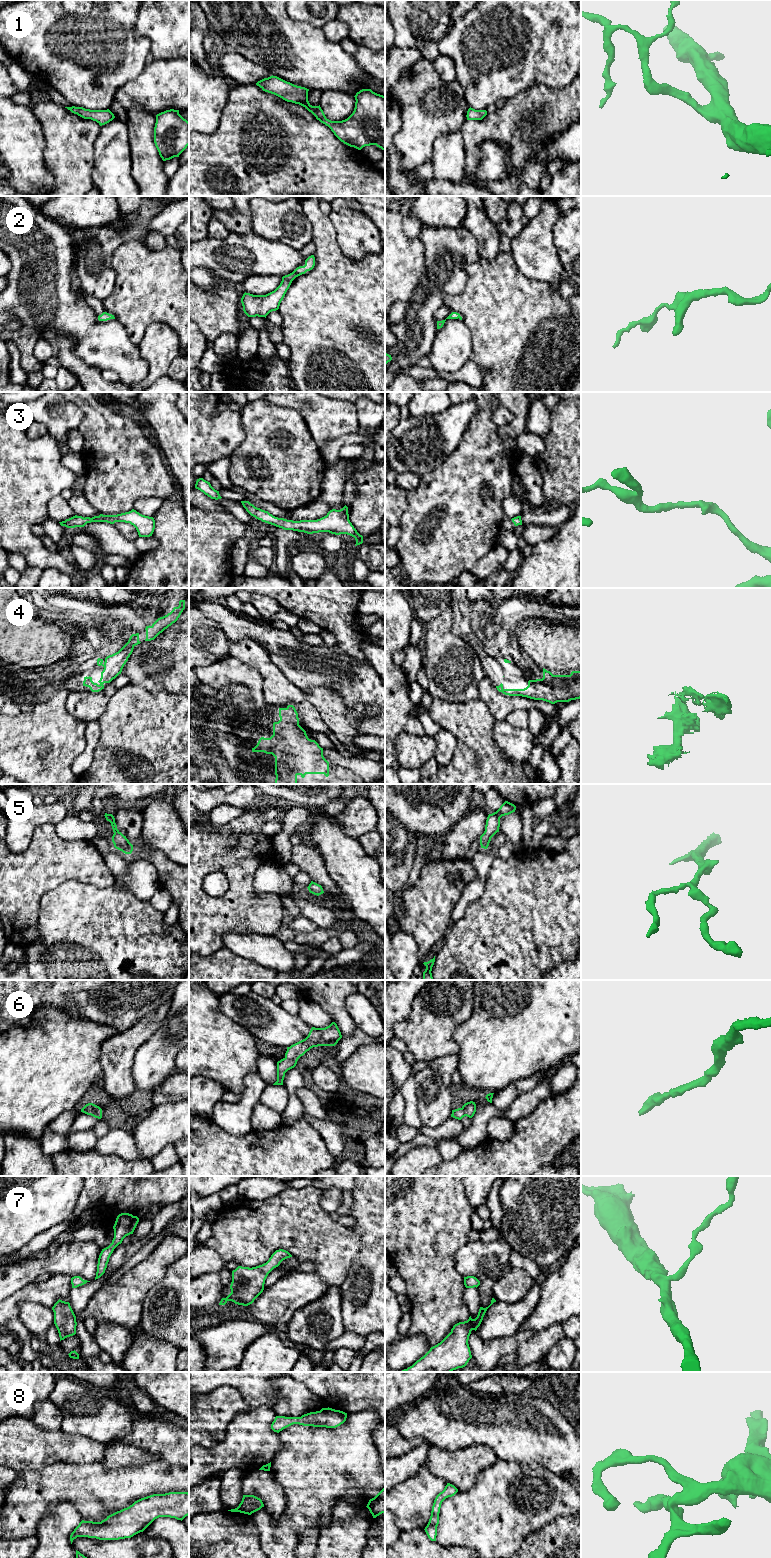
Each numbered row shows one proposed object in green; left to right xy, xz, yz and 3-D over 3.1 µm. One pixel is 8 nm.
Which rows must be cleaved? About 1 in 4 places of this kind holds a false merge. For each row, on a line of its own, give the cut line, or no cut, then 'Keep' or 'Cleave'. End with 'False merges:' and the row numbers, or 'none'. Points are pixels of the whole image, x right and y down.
1: No split. Keep
2: No split. Keep
3: No split. Keep
4: No split. Keep
5: No split. Keep
6: No split. Keep
7: No split. Keep
8: No split. Keep
False merges: none

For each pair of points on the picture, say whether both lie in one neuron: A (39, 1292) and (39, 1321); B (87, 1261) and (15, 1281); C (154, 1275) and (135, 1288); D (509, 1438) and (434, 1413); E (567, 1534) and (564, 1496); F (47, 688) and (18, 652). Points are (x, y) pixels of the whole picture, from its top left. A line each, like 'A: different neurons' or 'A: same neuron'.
A: different neurons
B: same neuron
C: same neuron
D: same neuron
E: different neurons
F: same neuron

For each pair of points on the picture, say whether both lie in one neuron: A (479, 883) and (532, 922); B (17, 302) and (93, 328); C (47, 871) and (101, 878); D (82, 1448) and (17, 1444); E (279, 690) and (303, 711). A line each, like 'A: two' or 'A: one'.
A: two
B: one
C: one
D: one
E: one

